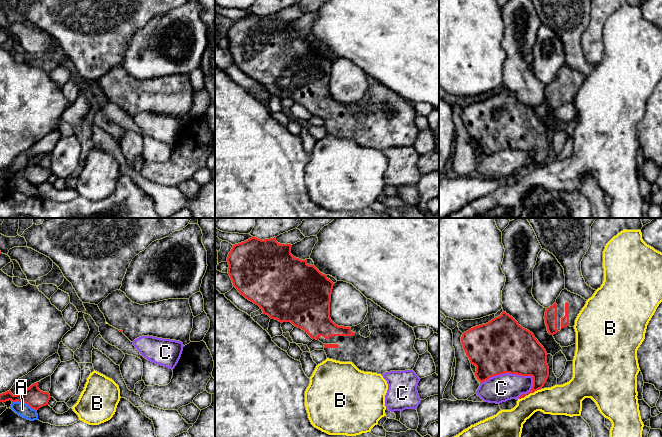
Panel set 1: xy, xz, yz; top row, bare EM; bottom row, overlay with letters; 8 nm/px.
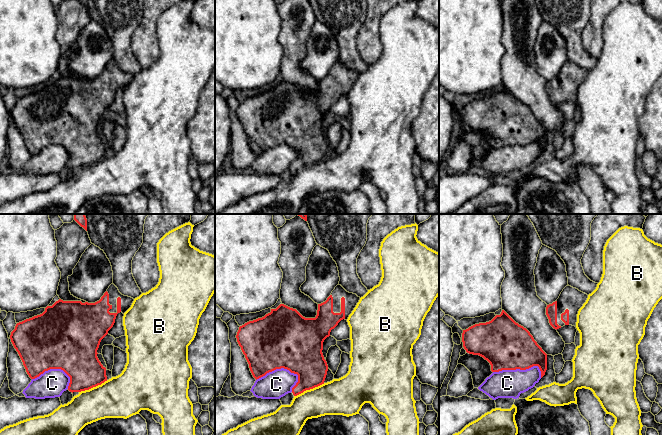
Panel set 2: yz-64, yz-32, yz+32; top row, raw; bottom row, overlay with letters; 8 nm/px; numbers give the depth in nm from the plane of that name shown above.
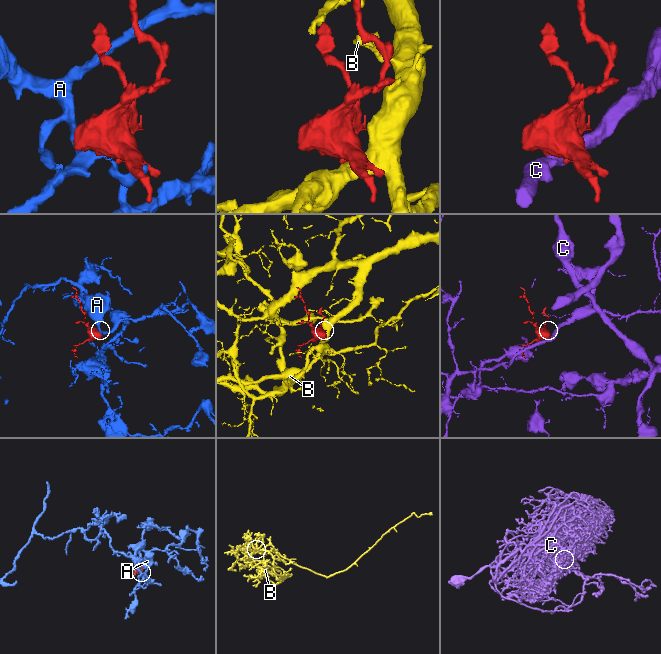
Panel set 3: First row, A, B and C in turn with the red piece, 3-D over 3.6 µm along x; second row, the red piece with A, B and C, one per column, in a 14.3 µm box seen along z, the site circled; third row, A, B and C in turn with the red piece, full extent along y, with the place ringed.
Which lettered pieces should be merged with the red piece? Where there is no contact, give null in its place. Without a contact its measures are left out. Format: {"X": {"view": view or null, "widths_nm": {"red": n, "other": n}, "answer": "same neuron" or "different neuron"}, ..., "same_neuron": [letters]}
{"A": {"view": "xy", "widths_nm": {"red": 160, "other": 110}, "answer": "different neuron"}, "B": {"view": "yz", "widths_nm": {"red": 240, "other": 240}, "answer": "different neuron"}, "C": {"view": "yz", "widths_nm": {"red": 440, "other": 220}, "answer": "different neuron"}, "same_neuron": []}

